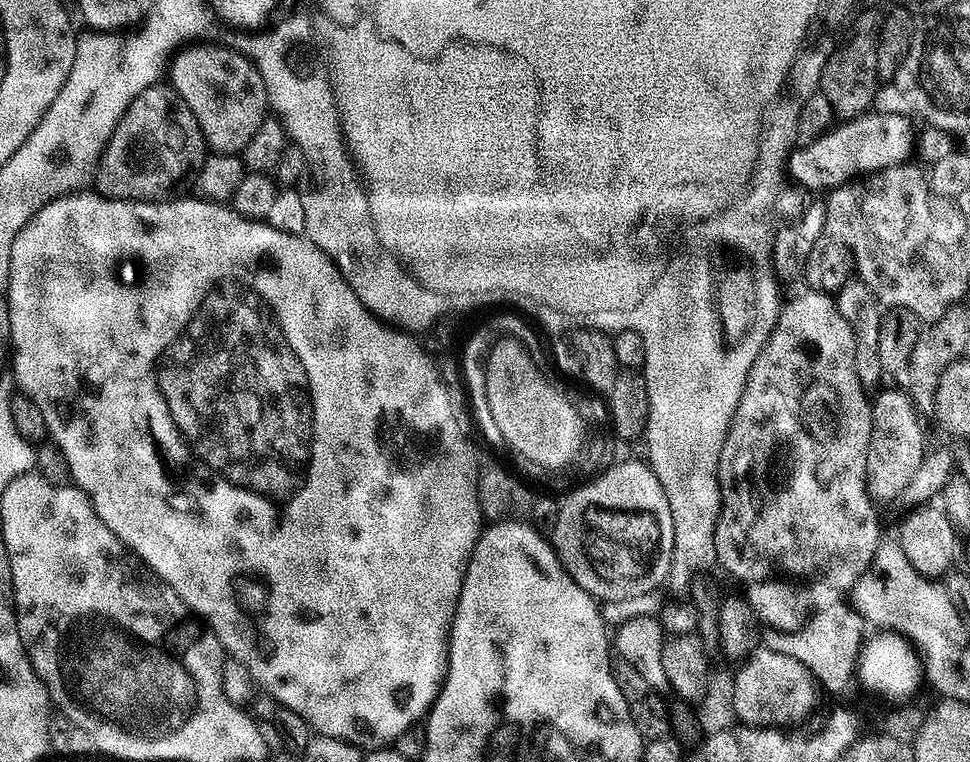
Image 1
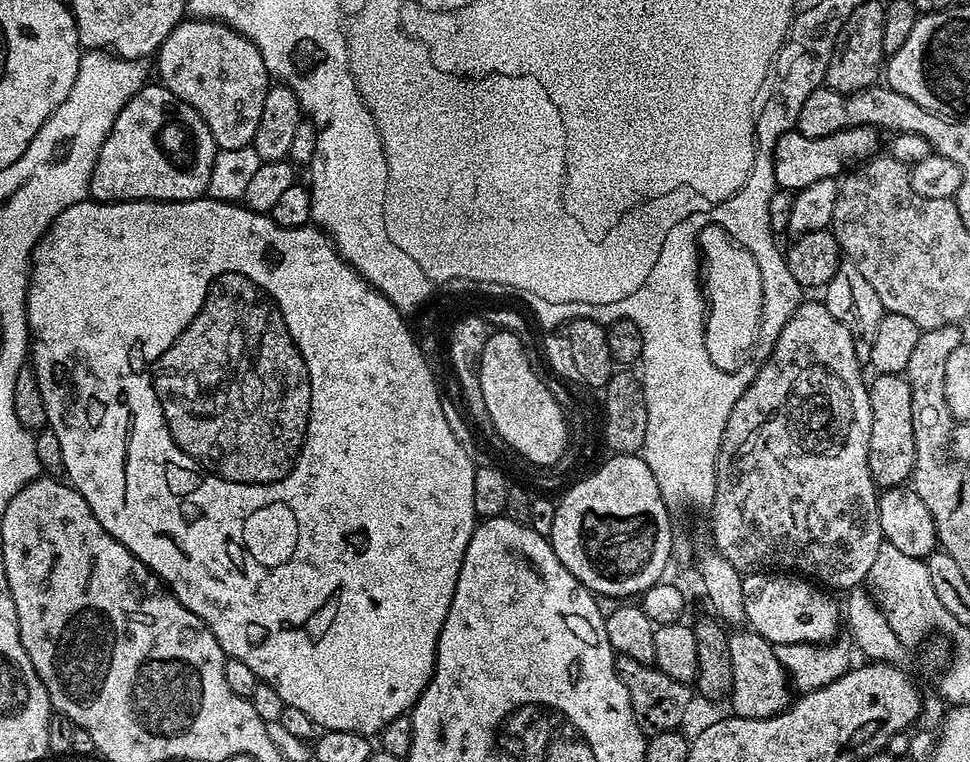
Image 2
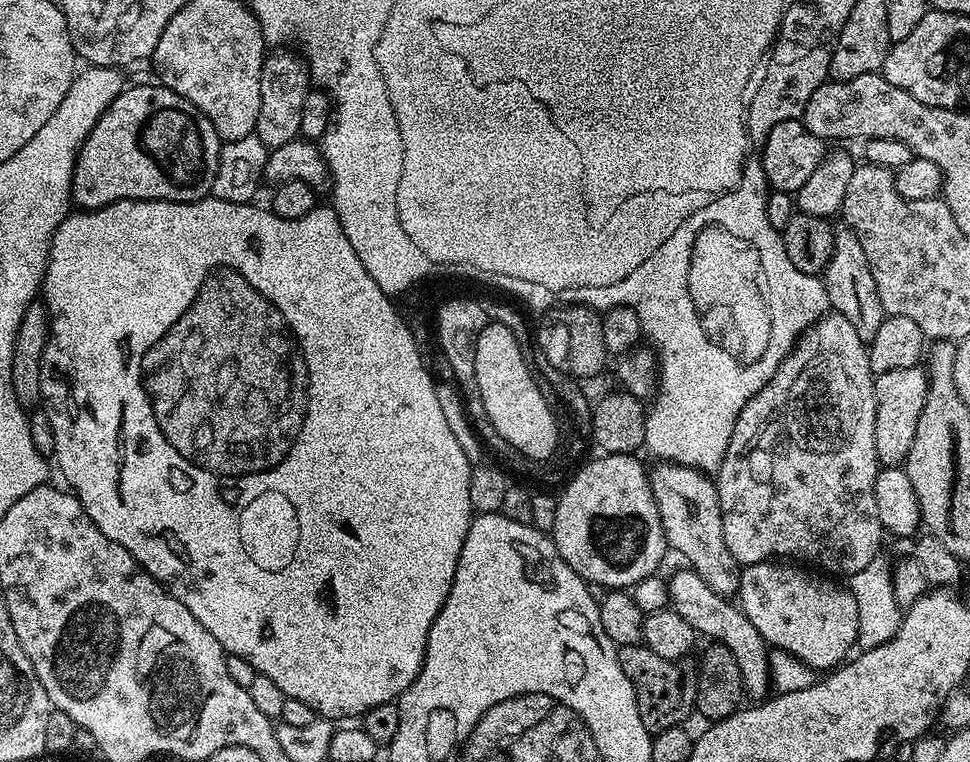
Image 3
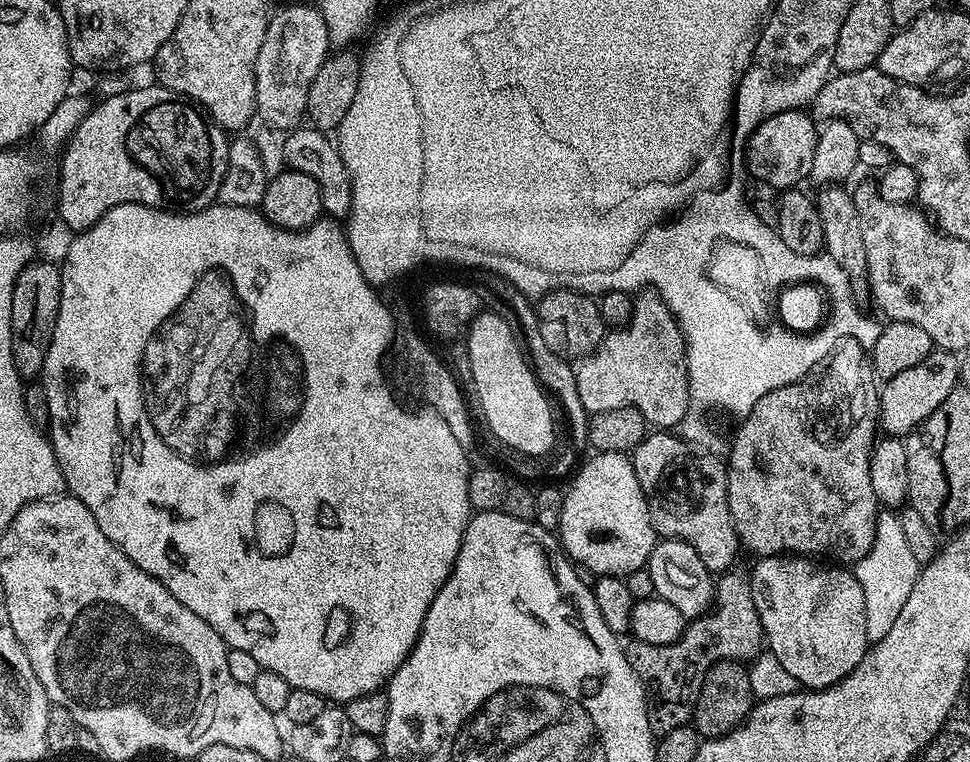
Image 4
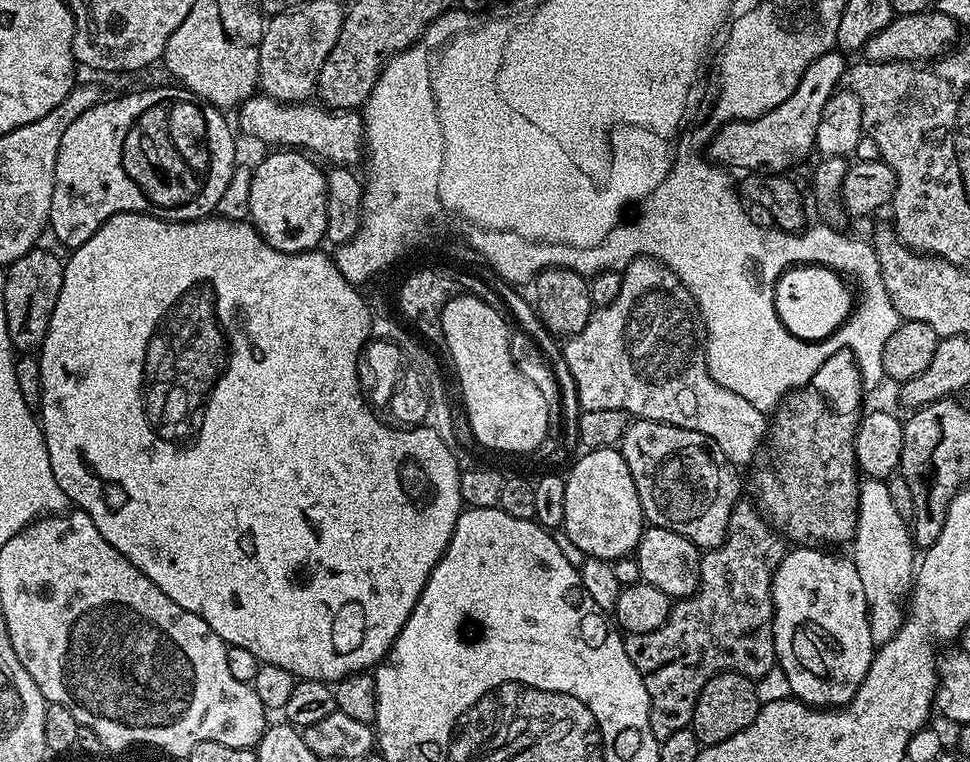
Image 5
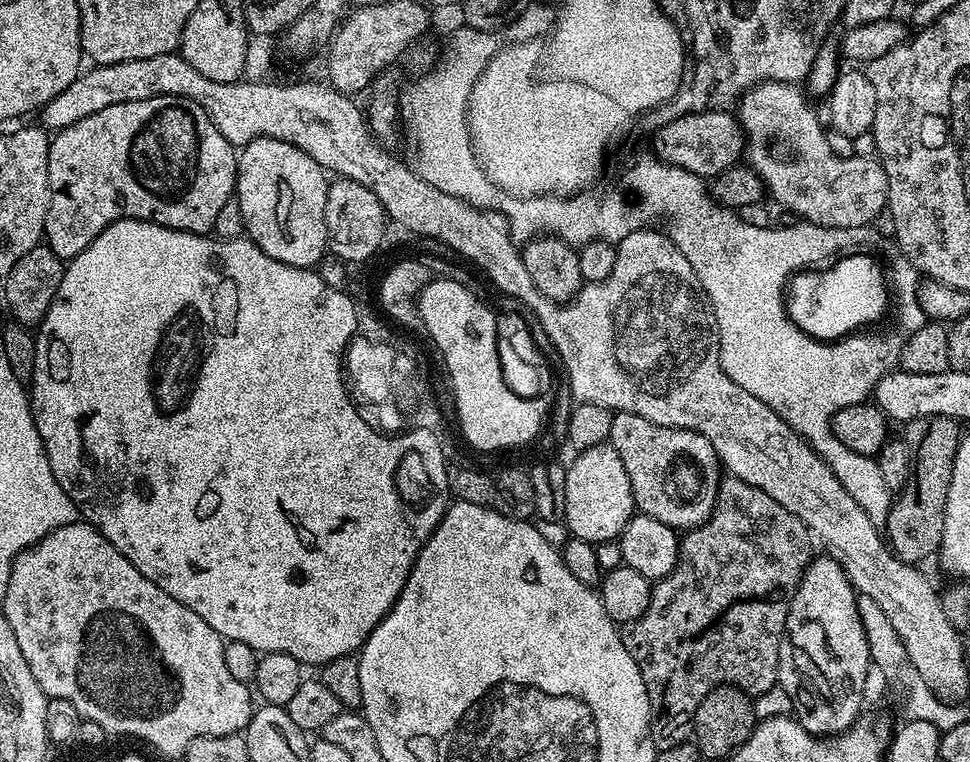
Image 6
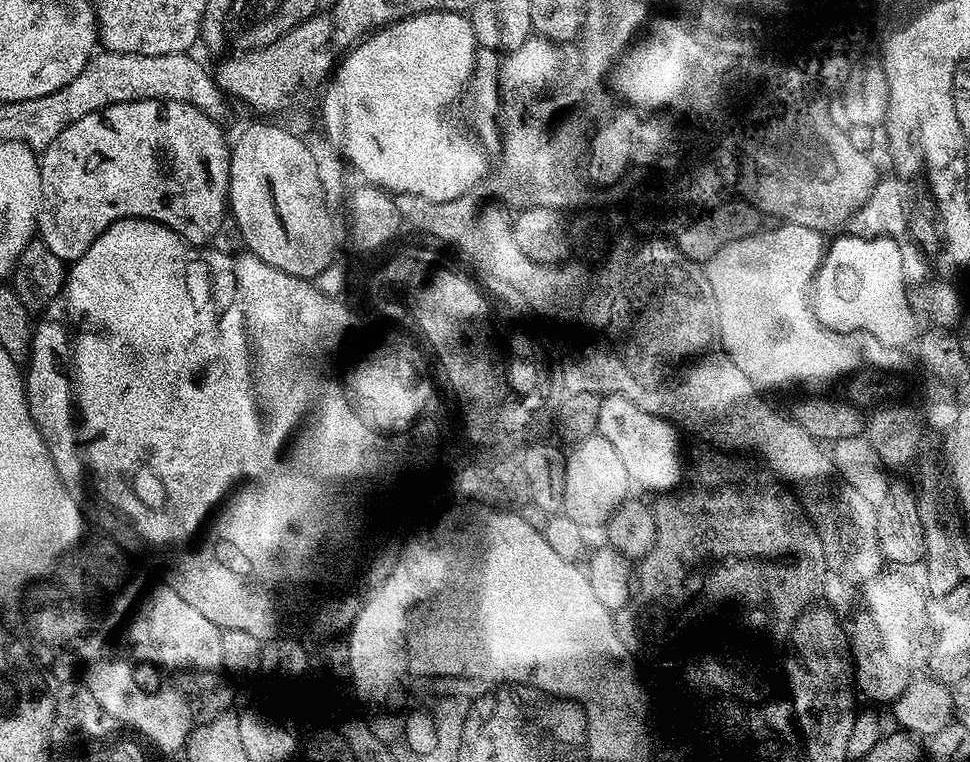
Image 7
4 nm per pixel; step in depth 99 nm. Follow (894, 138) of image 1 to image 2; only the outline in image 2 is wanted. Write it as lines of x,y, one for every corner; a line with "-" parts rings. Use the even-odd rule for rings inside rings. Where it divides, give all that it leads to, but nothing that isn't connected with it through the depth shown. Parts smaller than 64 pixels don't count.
847,128
826,138
806,138
798,131
790,131
782,138
778,138
774,150
776,183
784,190
799,190
810,186
810,182
822,182
839,177
845,171
844,164
850,163
851,160
864,162
877,155
876,136
878,132
875,128

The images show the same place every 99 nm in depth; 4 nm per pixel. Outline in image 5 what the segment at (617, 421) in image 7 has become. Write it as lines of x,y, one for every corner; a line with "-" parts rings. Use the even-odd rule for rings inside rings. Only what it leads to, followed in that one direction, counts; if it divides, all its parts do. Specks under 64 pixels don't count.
636,418
624,431
618,447
626,466
630,466
638,502
651,527
674,530
701,550
717,548
728,539
730,514
741,499
739,471
706,434

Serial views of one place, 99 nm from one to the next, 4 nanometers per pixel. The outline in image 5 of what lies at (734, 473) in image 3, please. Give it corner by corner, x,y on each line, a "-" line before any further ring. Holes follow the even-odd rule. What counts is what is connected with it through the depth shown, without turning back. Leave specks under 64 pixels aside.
845,350
830,354
812,376
812,381
796,389
775,409
776,424
766,433
767,447
772,447
772,476
776,481
754,497
761,516
784,537
796,546
832,546
856,539
858,522
858,498
862,473
856,463
856,427
860,424
862,407
860,395
865,395
860,370
851,352

